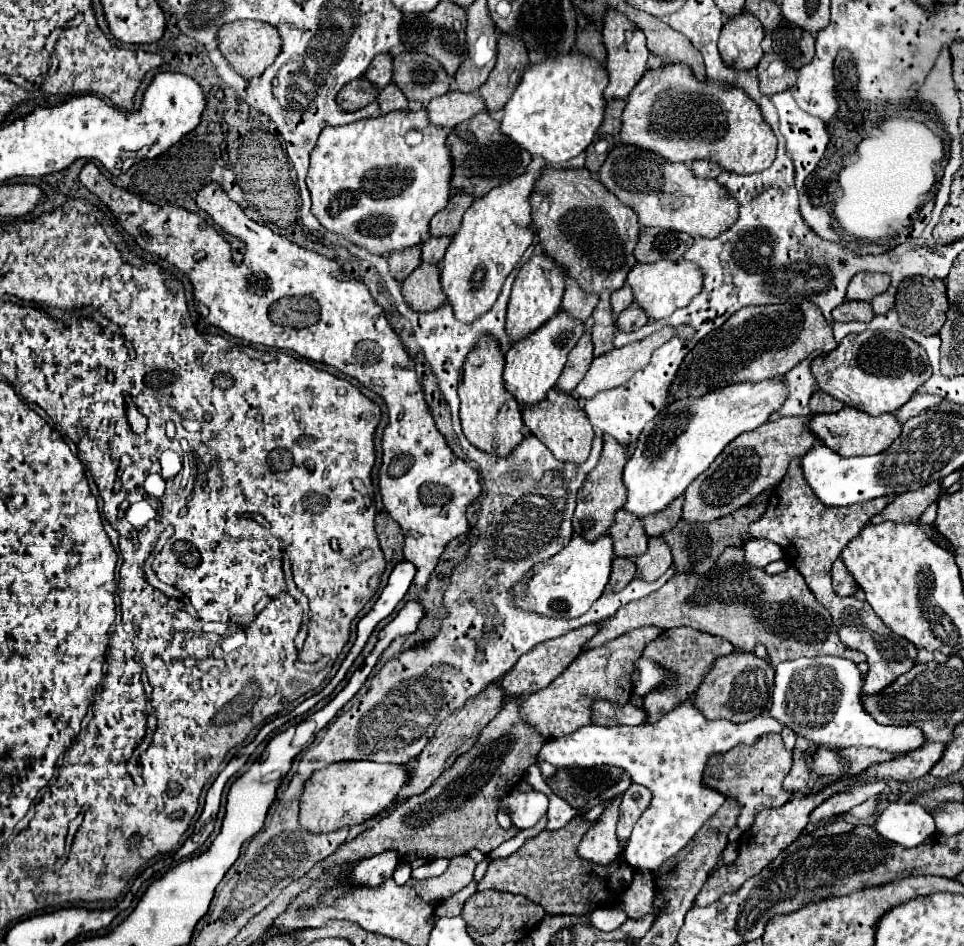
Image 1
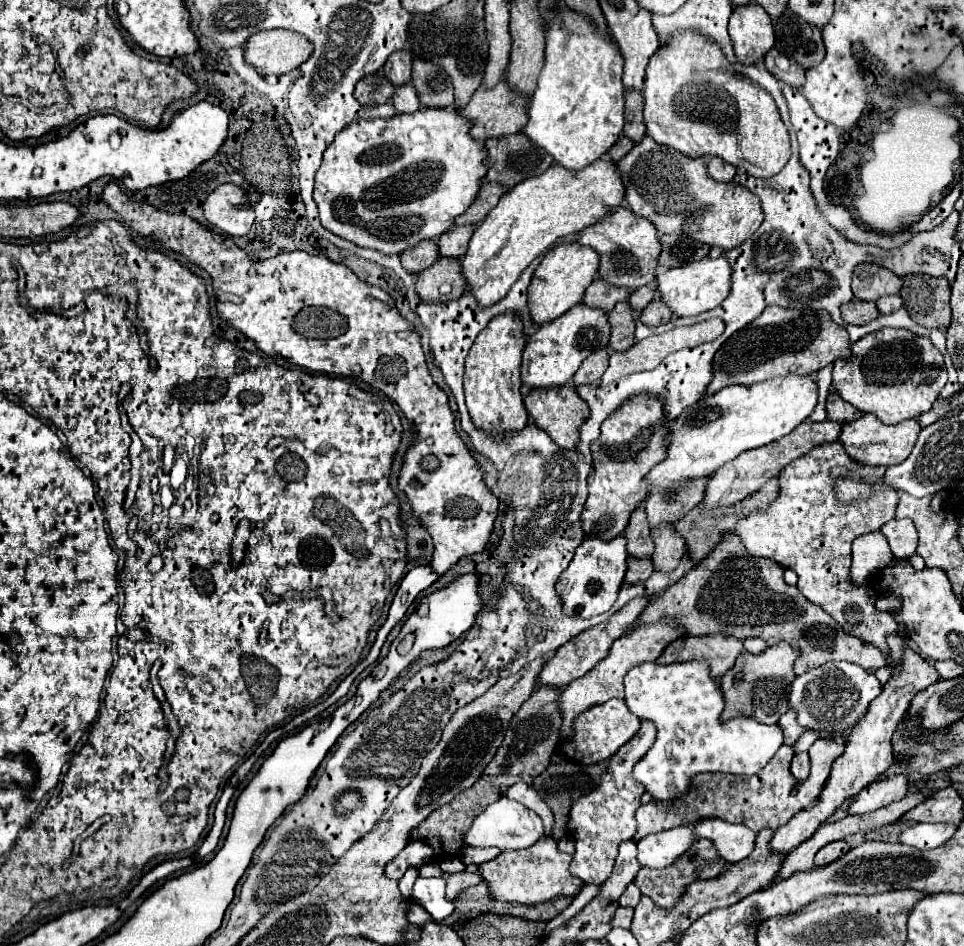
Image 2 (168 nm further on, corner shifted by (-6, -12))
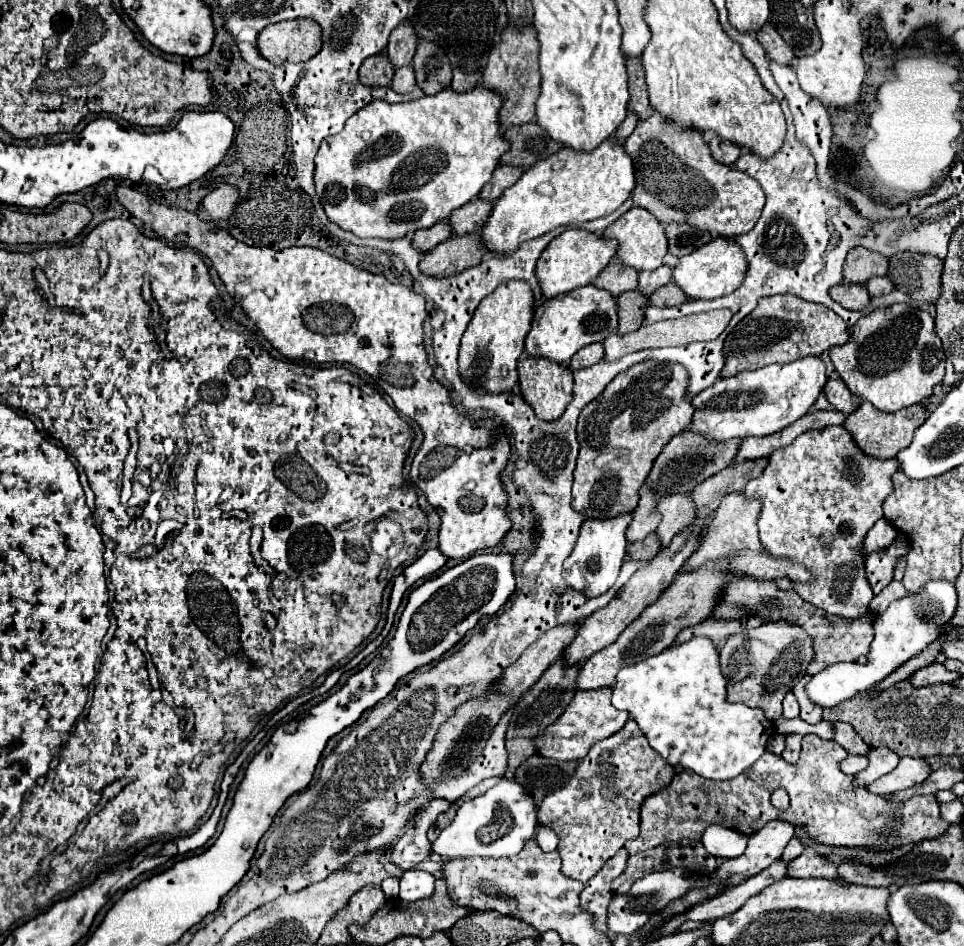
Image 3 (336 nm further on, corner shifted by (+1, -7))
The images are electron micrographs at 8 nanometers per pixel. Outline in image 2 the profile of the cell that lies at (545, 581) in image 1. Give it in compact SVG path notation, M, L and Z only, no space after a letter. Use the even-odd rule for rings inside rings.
M617 536L609 542L595 538L585 538L581 542L581 546L575 550L569 568L561 574L563 580L557 582L557 592L563 598L563 612L567 616L591 618L607 612L615 604L617 592L621 590L621 582L627 570L625 544L627 544L625 536Z

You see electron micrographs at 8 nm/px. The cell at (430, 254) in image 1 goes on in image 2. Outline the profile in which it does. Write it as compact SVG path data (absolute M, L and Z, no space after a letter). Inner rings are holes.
M475 224L453 226L451 230L447 230L447 234L441 234L437 238L439 254L449 256L449 258L461 258L467 252L467 244L473 232L475 232Z

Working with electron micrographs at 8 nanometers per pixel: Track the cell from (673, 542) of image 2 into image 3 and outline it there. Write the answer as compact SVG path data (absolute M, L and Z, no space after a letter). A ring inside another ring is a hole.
M688 495L662 497L656 505L656 511L662 515L662 521L656 529L656 535L658 535L662 547L668 547L670 541L682 529L686 529L690 523L694 523L694 505Z

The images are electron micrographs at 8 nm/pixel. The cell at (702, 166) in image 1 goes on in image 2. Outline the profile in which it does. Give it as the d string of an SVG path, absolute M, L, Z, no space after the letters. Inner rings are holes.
M711 158L709 164L707 164L707 170L709 170L711 178L719 180L719 182L731 182L733 176L735 176L735 172L737 172L735 166L723 162L721 158Z

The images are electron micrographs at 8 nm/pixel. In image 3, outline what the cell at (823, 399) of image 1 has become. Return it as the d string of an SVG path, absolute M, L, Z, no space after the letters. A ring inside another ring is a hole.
M832 377L828 379L828 383L824 385L824 393L826 393L826 399L830 401L830 405L836 409L836 411L842 411L844 415L850 415L852 411L856 411L862 403L860 397L848 393L846 385L842 379L838 377Z

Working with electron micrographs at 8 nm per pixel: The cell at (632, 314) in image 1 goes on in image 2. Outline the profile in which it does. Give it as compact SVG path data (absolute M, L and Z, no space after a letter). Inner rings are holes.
M655 296L653 300L651 300L651 304L643 310L643 314L641 314L641 322L643 324L649 324L649 326L657 326L657 324L661 324L661 322L669 322L673 318L673 314L671 314L671 308L659 298L659 296Z

